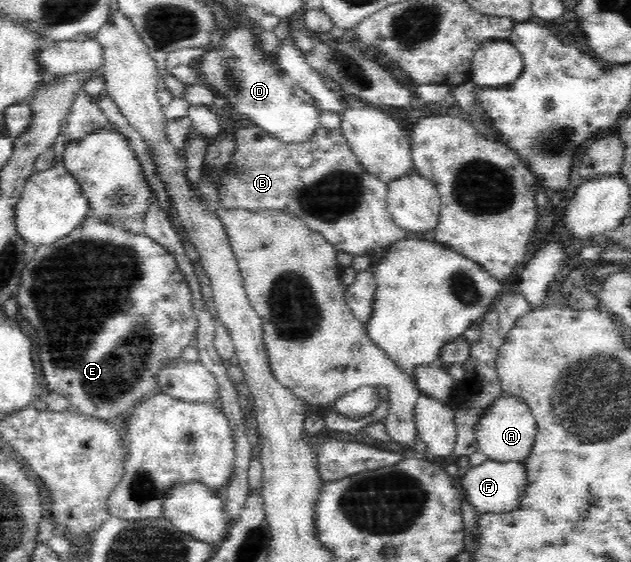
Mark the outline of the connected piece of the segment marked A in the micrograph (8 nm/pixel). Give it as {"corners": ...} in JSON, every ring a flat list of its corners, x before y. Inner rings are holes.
{"corners":[[500,396,497,402,487,408,484,415,476,424,478,450,486,454,494,462,526,462,536,442,537,424,533,413,526,403,514,396]]}

